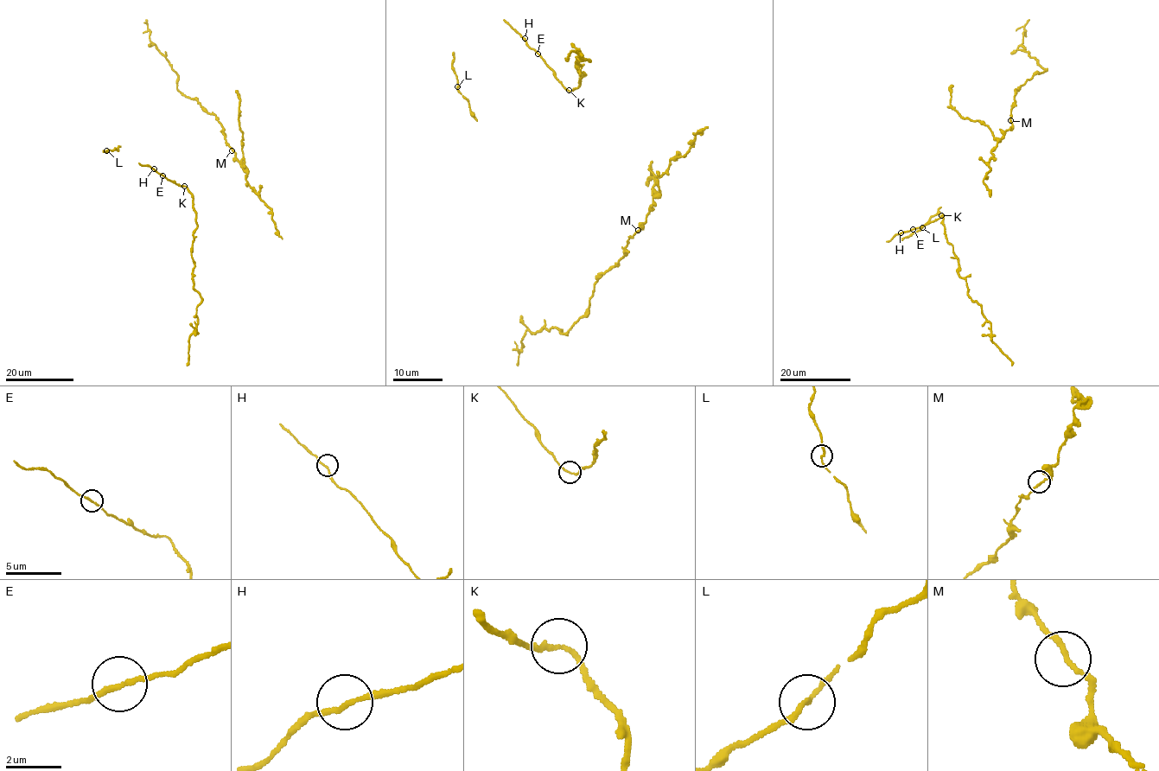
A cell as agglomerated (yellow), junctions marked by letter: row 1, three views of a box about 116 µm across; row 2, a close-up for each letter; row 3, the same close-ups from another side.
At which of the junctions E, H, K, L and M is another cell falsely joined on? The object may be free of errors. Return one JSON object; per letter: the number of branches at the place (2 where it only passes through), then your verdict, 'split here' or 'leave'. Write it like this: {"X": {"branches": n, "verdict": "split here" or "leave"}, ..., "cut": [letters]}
{"E": {"branches": 2, "verdict": "leave"}, "H": {"branches": 2, "verdict": "leave"}, "K": {"branches": 2, "verdict": "split here"}, "L": {"branches": 2, "verdict": "leave"}, "M": {"branches": 2, "verdict": "leave"}, "cut": ["K"]}

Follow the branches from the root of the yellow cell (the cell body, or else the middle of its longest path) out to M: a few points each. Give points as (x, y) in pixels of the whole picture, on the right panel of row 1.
M: (993, 155), (990, 150), (1012, 125), (1010, 120)

